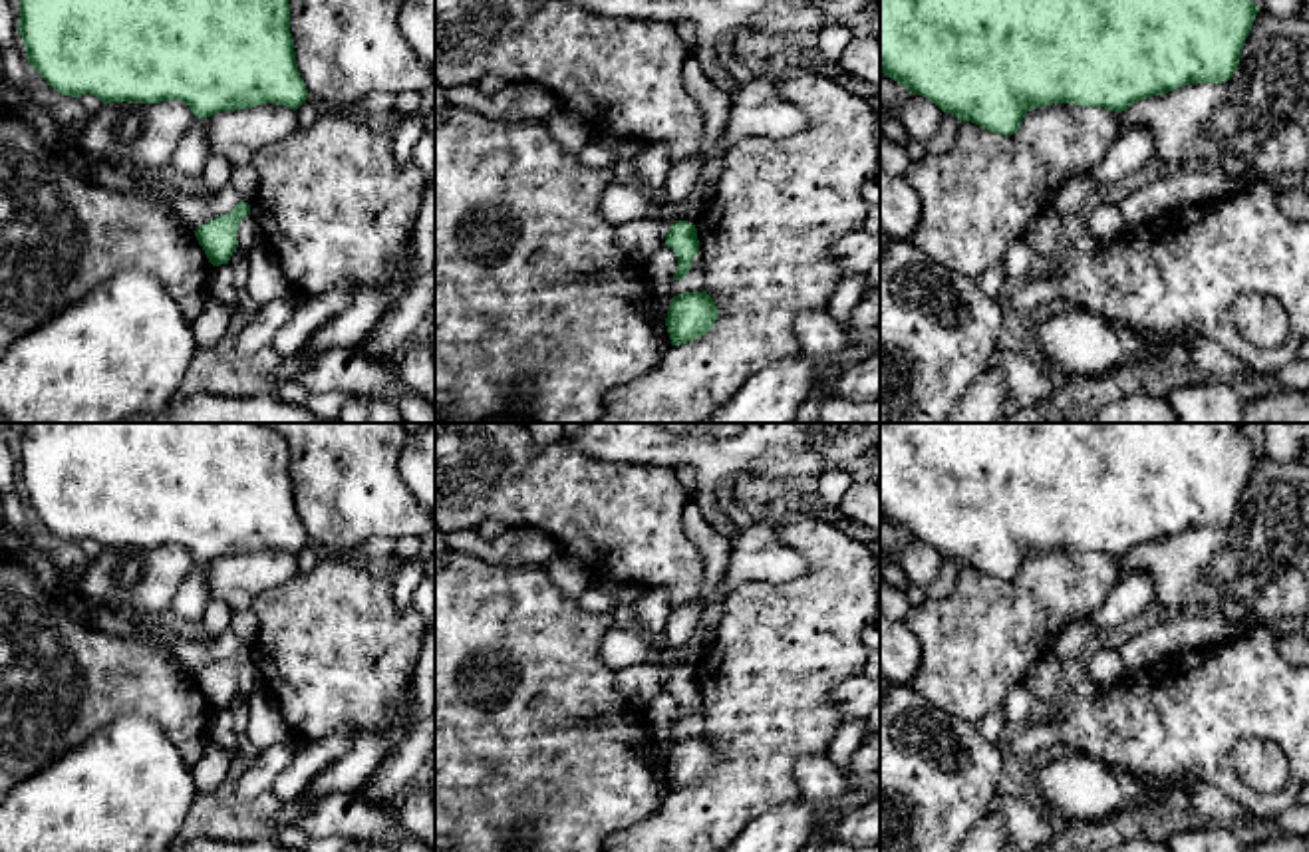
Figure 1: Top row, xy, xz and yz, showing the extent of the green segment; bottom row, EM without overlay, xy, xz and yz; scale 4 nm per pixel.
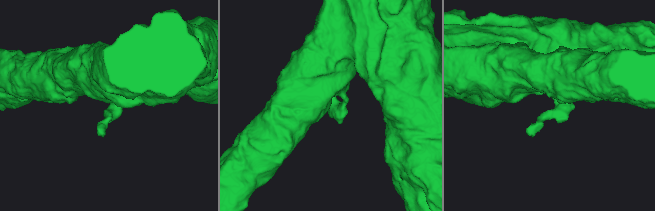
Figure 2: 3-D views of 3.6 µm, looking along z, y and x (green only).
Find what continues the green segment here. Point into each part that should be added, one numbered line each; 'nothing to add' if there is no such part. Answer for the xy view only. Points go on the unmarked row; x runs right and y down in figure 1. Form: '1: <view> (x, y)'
nothing to add

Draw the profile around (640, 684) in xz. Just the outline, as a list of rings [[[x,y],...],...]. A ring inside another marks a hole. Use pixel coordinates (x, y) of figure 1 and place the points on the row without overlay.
[[[638,663],[616,671],[616,693],[640,711],[665,691],[667,675],[681,663]]]

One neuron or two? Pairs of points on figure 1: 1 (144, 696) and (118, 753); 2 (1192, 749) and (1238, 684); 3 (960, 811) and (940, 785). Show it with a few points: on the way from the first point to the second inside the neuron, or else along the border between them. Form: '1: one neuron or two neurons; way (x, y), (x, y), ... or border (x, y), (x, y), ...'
1: two neurons; border (94, 733), (126, 715), (145, 715), (171, 743)
2: one neuron; way (1192, 733), (1222, 700)
3: one neuron; way (954, 805), (940, 791)

